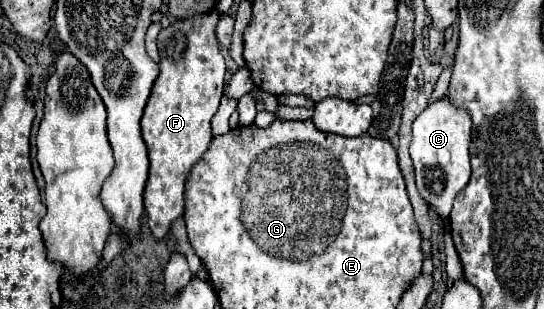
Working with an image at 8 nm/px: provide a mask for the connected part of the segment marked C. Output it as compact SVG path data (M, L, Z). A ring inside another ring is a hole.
M448 98L432 102L414 120L410 154L416 170L416 186L420 196L444 220L452 210L454 198L470 180L470 152L468 152L470 140L472 140L472 122L468 112L452 106Z

